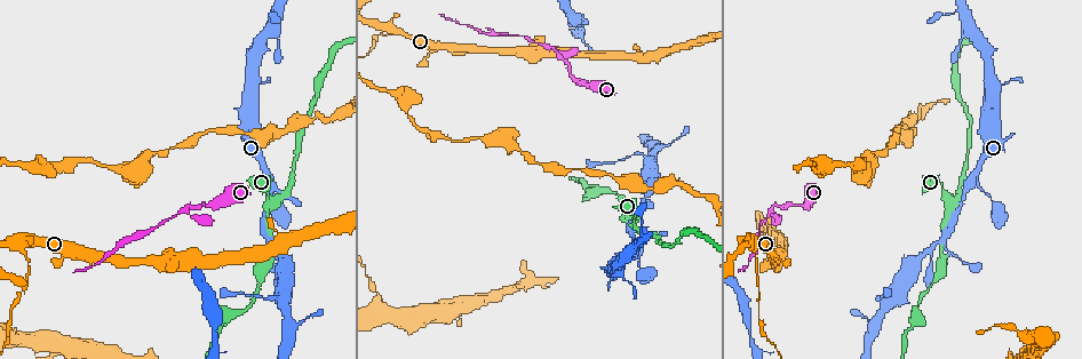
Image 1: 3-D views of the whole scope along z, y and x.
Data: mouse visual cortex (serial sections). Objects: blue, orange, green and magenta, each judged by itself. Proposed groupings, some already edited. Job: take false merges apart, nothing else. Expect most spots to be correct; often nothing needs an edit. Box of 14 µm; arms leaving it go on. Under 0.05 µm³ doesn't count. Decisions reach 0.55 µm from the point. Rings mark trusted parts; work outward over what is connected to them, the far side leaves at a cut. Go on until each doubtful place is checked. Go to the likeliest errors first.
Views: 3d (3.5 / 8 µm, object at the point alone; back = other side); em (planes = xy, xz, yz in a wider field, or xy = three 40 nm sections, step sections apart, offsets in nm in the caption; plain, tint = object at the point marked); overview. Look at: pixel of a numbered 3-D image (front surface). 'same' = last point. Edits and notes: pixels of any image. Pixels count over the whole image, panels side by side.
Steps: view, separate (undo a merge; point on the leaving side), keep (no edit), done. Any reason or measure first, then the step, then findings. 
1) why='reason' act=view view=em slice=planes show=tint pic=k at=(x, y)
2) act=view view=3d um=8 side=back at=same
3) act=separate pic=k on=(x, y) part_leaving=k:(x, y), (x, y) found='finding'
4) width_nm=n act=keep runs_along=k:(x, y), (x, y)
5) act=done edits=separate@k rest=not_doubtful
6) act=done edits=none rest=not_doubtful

why='sharp bend' act=view view=3d um=8 pic=1 at=(186, 206)

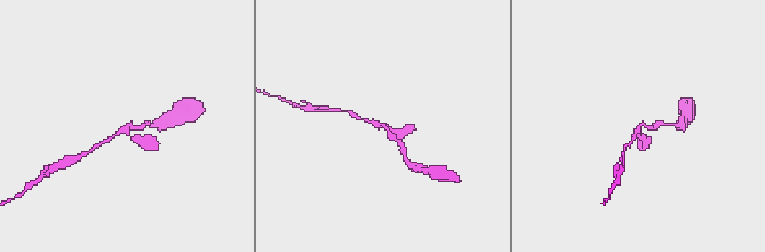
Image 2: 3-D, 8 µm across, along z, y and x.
act=view view=3d um=3.5 side=back pic=2 at=(130, 126)

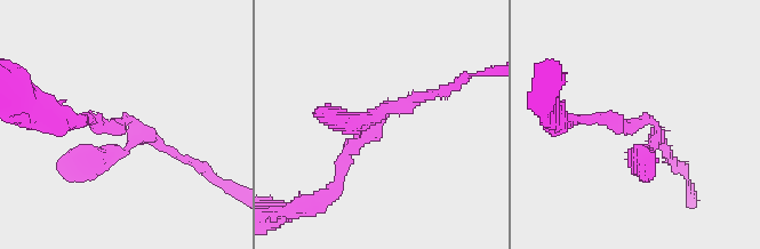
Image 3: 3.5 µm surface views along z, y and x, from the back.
why='now the EM' act=view view=em slice=planes show=tint pic=3 at=(650, 118)

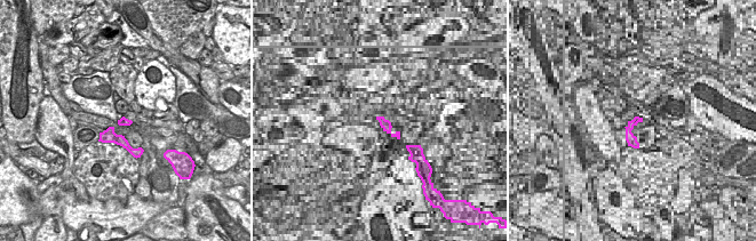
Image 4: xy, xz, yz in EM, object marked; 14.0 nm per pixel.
act=keep runs_along=3:(341, 168), (390, 110), (446, 89) found='one cell here'

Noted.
why='thick turns thin' act=view view=3d um=3.5 pic=1 at=(755, 239)

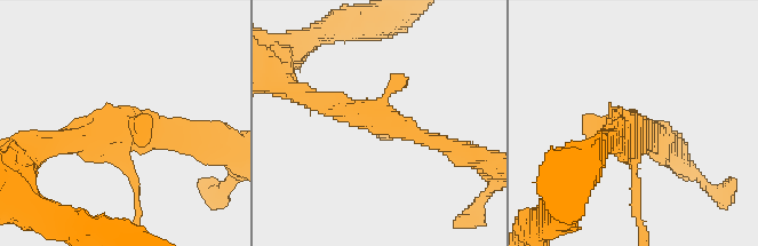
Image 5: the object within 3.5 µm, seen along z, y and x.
act=view view=em slice=xy step=3 show=tint pic=5 at=(122, 131)

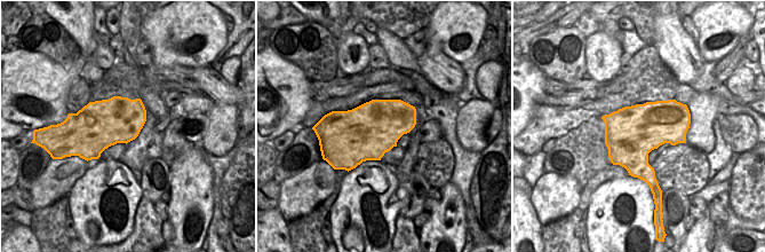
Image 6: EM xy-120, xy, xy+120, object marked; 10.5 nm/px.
width_nm=600 act=keep runs_along=5:(446, 145), (390, 121), (309, 98) found='all the same cell'

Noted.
why='abrupt turn' act=view view=3d um=8 pic=1 at=(950, 197)

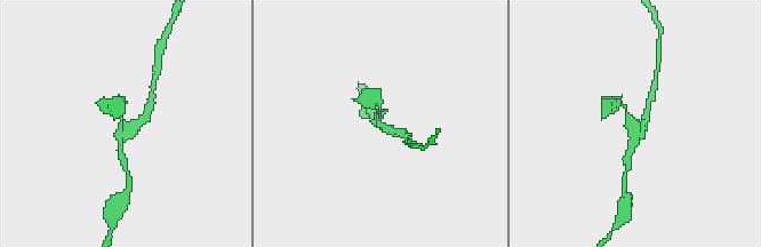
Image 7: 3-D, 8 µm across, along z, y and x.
arms=3 arm_widths_nm=150,200,250 act=view view=em slice=xy step=1 show=tint pic=7 at=(376, 122)

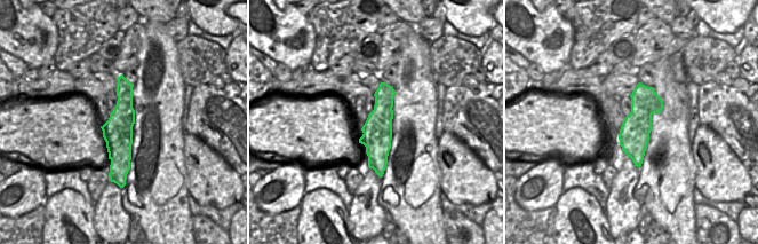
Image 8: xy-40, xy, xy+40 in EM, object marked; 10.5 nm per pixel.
act=keep runs_along=7:(376, 102), (378, 124), (405, 134) found='all the same cell'

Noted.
act=view view=3d um=8 pic=1 at=(758, 294)

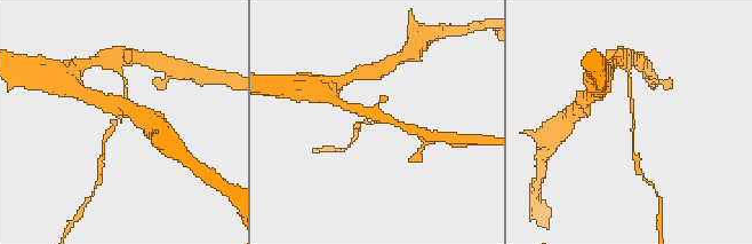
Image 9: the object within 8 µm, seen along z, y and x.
arm_widths_nm=150,150 why='now the EM' act=view view=em slice=planes show=tint pic=9 at=(633, 119)

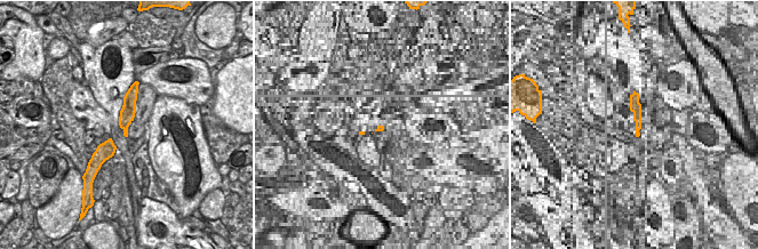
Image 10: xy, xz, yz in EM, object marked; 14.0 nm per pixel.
act=separate pic=9 on=(105, 136) part_leaving=9:(114, 122), (105, 135), (101, 168) found='two cells meet here'

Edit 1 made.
act=done edits=separate@9 rest=not_doubtful

